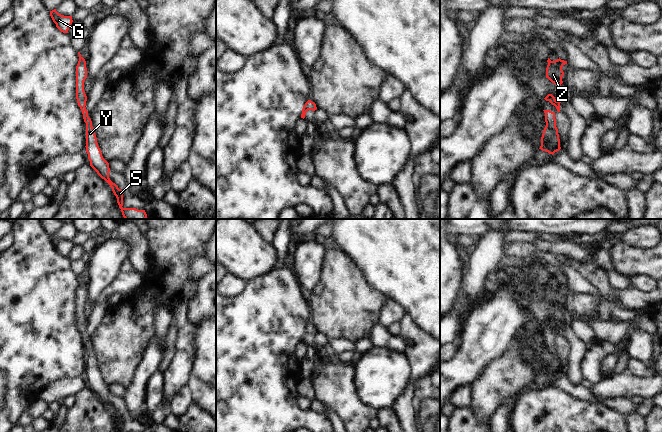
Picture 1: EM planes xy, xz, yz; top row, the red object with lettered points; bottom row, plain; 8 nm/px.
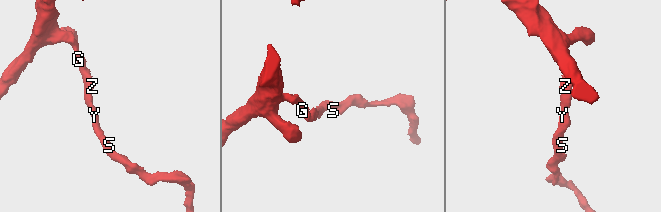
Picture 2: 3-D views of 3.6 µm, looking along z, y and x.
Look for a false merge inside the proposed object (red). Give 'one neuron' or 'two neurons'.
one neuron

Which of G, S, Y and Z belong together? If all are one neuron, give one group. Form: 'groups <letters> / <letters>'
groups G S Y Z

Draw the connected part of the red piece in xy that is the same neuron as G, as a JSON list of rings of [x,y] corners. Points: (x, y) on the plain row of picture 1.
[[[56,233],[50,235],[50,240],[56,251],[63,257],[68,257],[68,254],[73,246],[72,240],[64,240],[59,238]]]

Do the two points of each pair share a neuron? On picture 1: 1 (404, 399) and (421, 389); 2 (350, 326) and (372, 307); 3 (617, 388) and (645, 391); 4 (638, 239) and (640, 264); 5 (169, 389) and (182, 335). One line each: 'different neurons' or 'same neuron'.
1: different neurons
2: same neuron
3: same neuron
4: different neurons
5: same neuron

